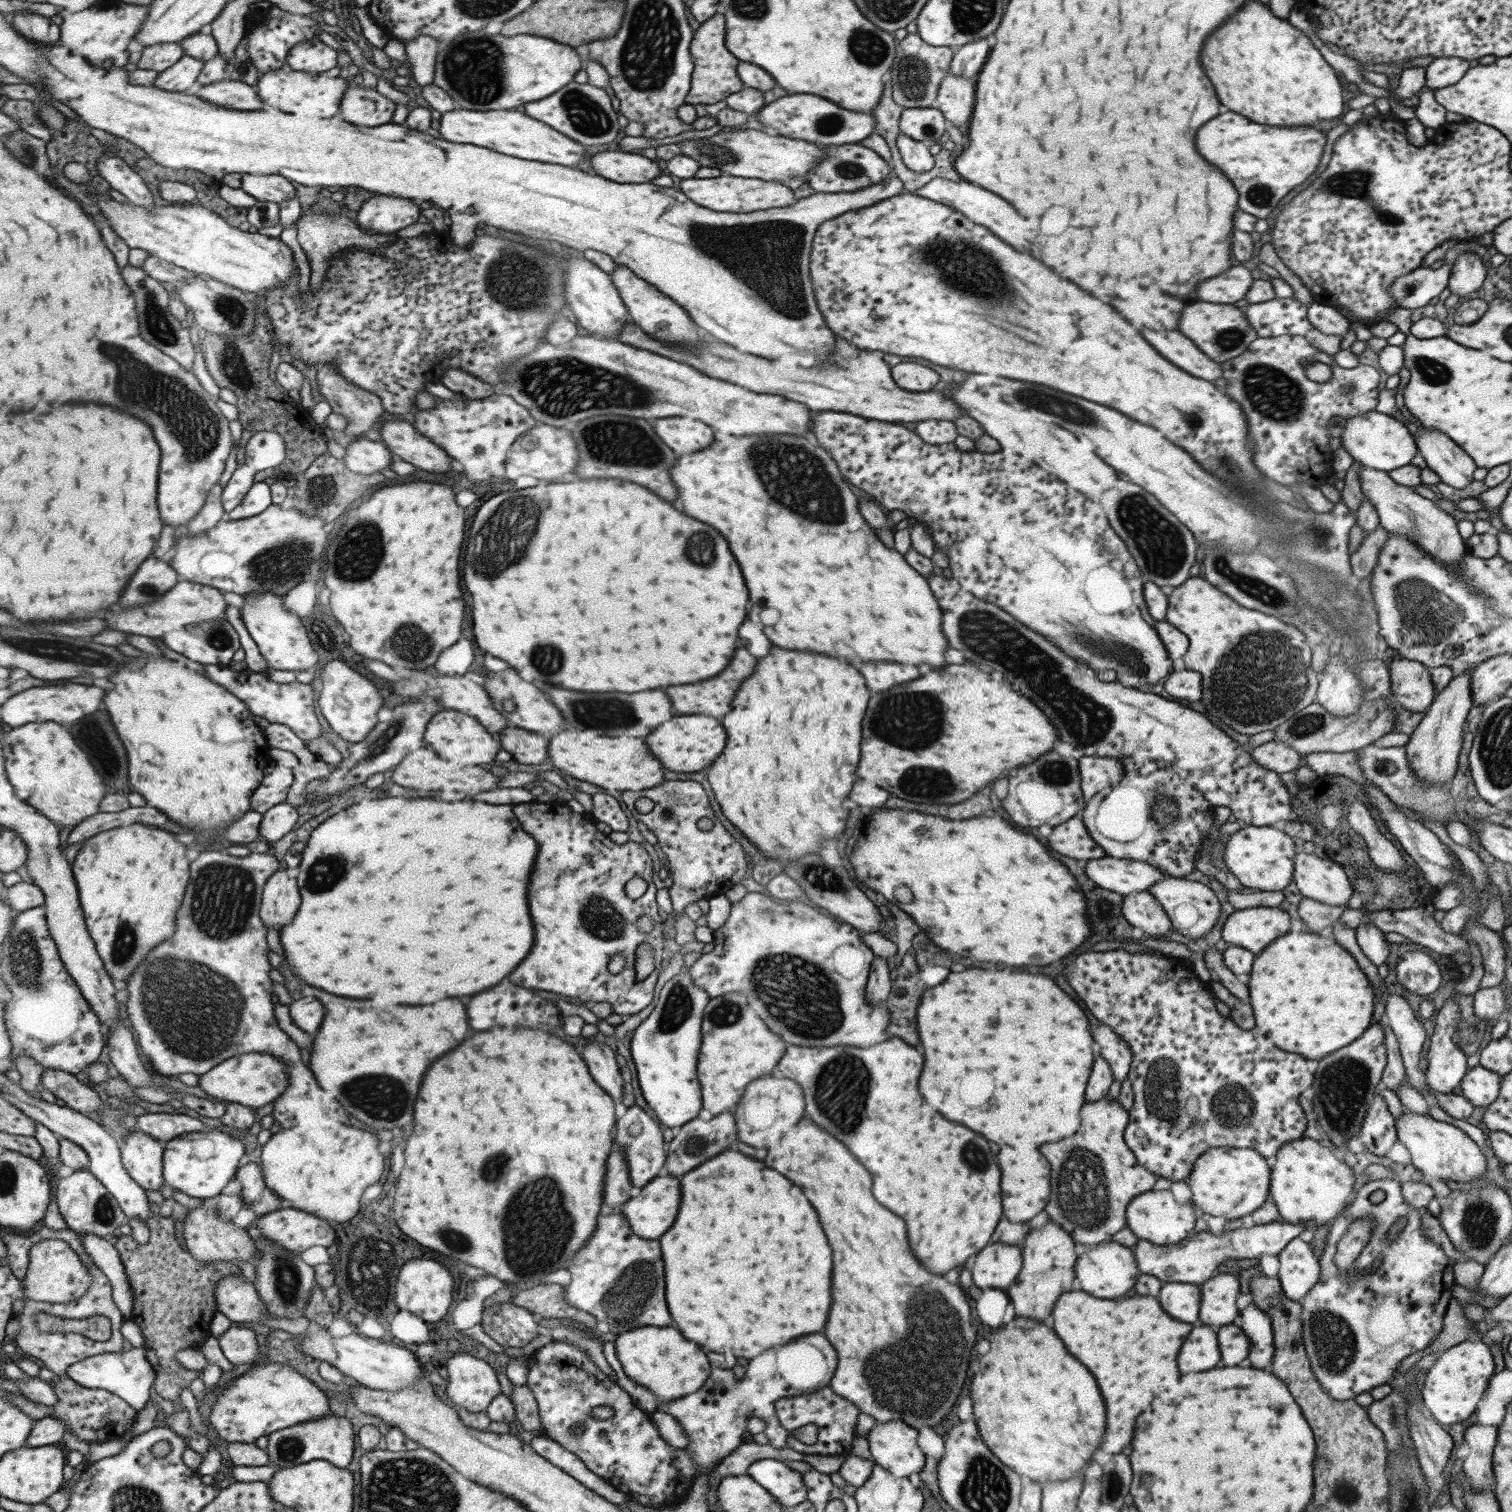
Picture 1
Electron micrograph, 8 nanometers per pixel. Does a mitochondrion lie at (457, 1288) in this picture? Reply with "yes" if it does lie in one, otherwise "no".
no

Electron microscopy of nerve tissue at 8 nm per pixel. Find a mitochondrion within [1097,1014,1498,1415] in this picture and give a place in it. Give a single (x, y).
(1343, 1086)

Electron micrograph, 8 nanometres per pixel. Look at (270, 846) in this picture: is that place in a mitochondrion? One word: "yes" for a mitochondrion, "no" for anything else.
no

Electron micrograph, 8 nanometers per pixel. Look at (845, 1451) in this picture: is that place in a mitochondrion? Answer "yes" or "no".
no

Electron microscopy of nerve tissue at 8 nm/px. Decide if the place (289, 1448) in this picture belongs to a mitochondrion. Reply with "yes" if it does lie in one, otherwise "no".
yes

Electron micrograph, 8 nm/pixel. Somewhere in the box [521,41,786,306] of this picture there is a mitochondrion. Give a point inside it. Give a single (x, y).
(588, 117)

